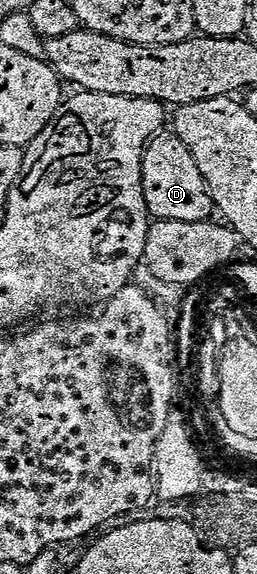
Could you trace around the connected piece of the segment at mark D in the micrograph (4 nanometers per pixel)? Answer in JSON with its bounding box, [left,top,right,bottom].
[142,131,213,223]

